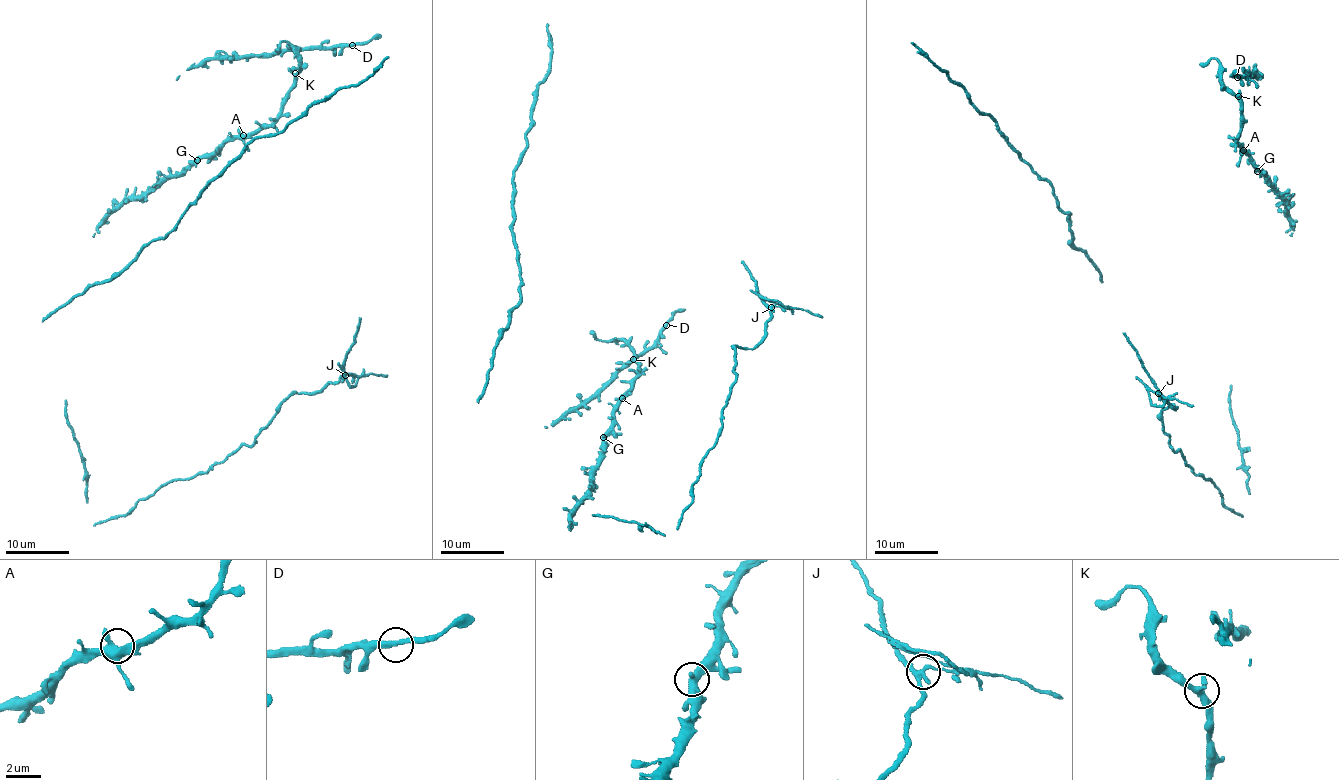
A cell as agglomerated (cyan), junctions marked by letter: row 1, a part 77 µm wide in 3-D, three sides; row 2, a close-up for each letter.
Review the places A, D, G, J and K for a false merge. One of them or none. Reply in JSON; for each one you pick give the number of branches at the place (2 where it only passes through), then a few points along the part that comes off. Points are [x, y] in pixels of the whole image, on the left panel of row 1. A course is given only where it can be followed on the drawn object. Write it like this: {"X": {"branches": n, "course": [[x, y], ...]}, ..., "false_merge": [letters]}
{"J": {"branches": 4, "course": [[345, 374], [388, 375]]}, "false_merge": ["J"]}

